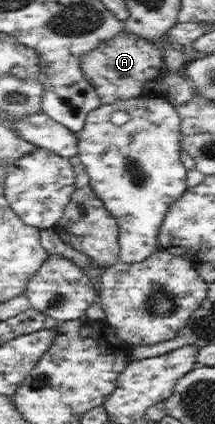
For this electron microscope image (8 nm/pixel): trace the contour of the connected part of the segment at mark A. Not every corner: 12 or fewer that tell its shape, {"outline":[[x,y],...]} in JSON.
{"outline":[[126,31],[84,53],[101,104],[145,94],[163,72],[155,42]]}

